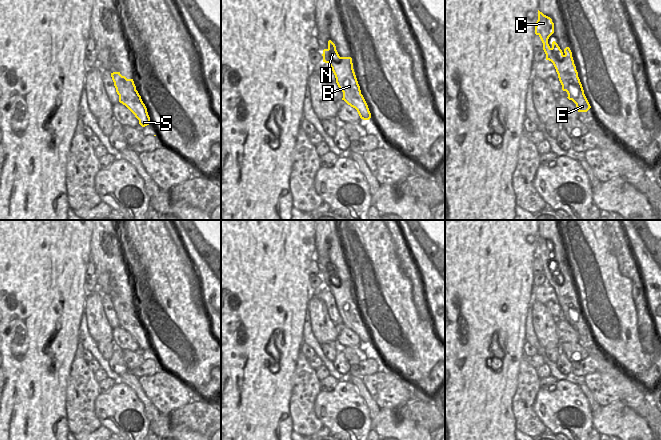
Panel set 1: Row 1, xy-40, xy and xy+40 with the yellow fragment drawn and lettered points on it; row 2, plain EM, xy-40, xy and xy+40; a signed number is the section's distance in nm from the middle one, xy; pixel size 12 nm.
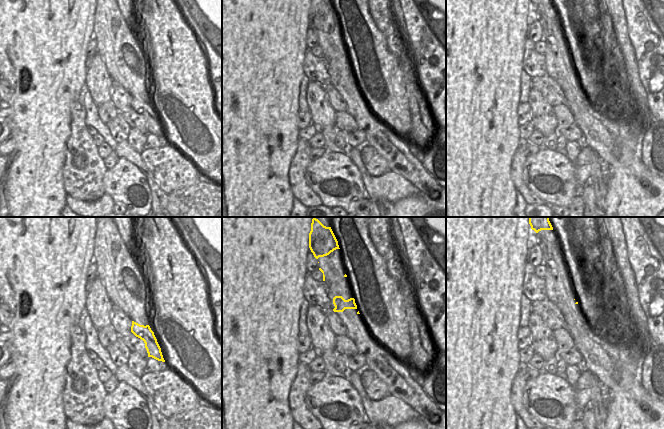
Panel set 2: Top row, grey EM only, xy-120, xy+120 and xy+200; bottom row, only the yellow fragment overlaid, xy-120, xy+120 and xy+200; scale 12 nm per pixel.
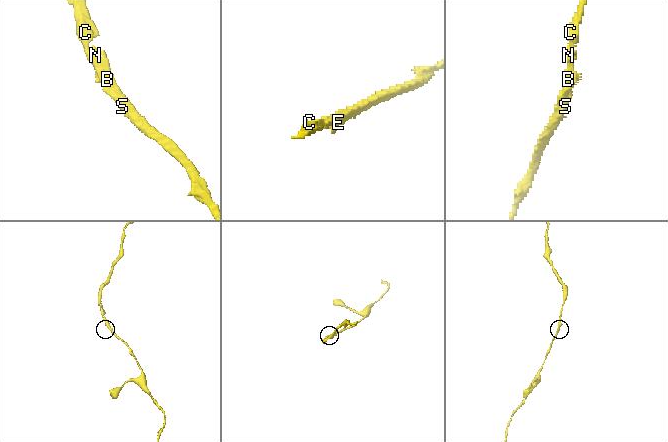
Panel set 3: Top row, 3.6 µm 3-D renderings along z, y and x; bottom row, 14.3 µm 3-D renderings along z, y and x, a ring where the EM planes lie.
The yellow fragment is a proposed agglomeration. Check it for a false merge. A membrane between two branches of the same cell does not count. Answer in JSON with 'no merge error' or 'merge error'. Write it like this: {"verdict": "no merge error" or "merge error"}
{"verdict": "no merge error"}

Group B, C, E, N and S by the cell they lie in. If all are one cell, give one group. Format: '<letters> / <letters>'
B C E N S

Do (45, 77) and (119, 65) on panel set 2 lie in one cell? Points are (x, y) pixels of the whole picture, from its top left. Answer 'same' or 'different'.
different

